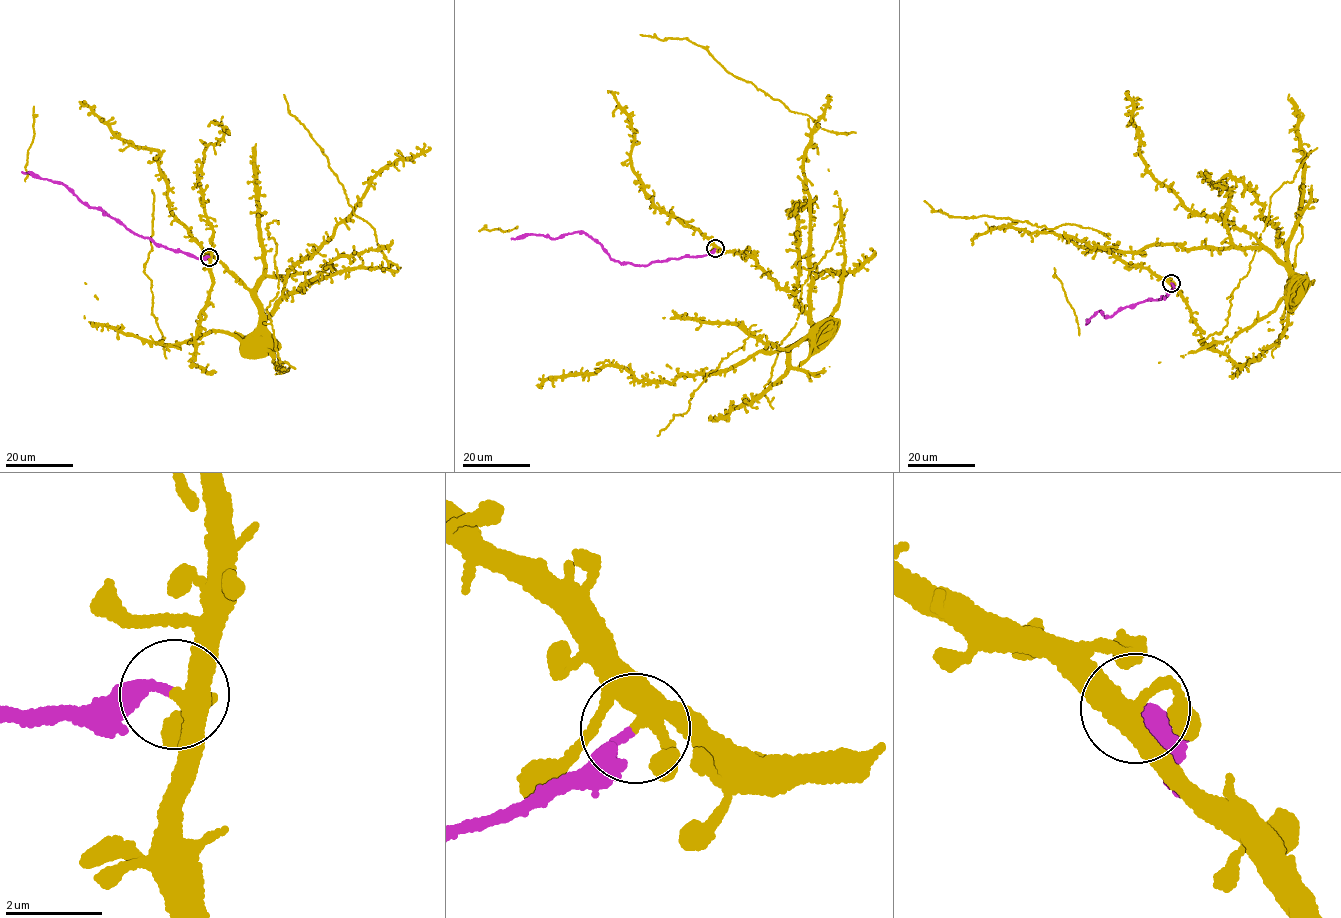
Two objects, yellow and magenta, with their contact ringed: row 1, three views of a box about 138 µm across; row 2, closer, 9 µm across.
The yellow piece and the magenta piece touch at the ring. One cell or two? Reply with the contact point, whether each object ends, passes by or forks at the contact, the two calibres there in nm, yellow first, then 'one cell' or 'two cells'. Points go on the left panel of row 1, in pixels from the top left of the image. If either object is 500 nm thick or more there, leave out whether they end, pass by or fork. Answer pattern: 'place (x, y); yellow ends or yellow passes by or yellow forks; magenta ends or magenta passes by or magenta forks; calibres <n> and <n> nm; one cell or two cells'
place (209, 257); yellow forks; magenta ends; calibres 320 and 240 nm; two cells

